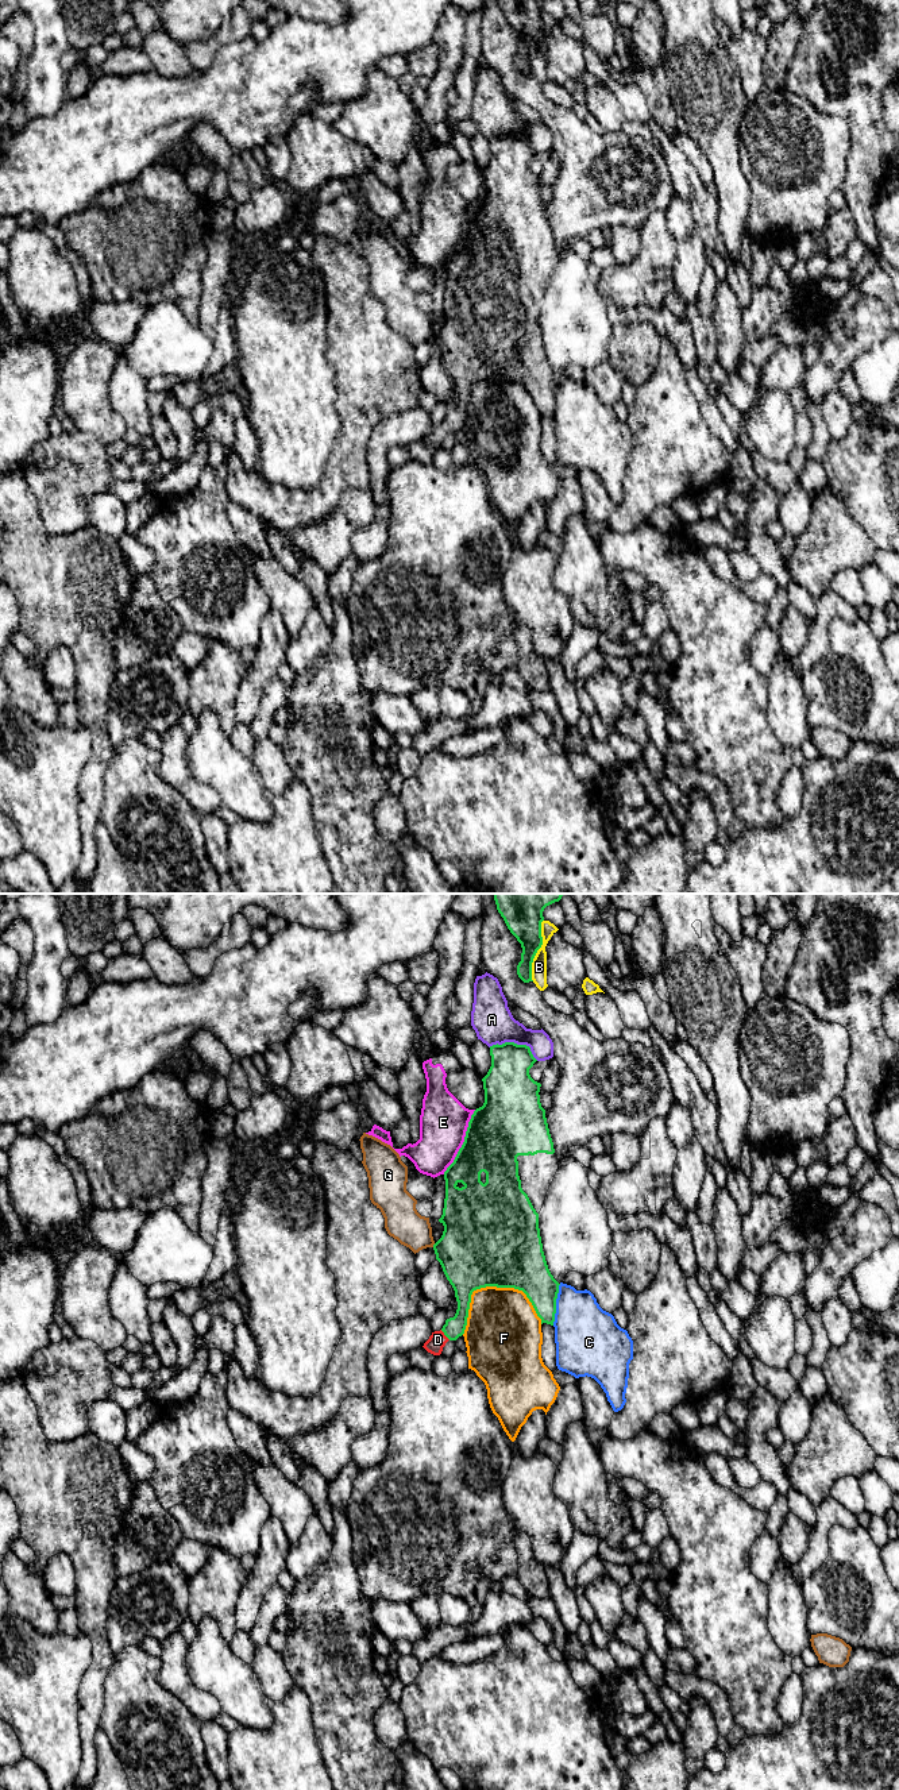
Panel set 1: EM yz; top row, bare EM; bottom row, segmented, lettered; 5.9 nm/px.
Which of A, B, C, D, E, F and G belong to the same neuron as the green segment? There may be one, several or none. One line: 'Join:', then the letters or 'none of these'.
Join: D

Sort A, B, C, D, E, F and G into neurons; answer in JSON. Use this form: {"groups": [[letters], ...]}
{"groups": [["A"], ["B"], ["C"], ["D"], ["E"], ["F"], ["G"]]}

